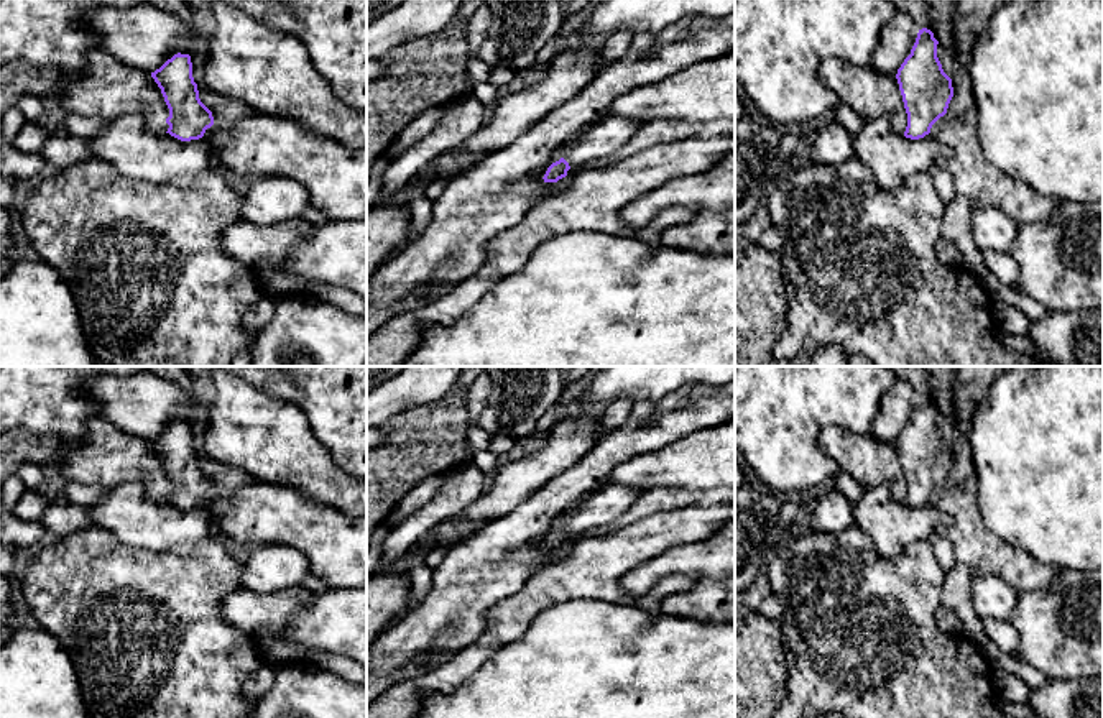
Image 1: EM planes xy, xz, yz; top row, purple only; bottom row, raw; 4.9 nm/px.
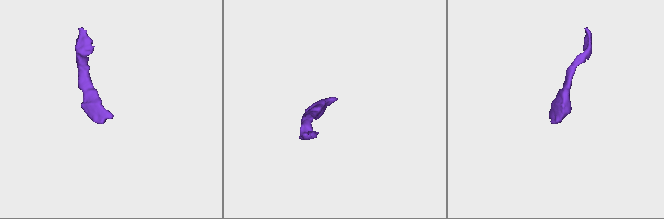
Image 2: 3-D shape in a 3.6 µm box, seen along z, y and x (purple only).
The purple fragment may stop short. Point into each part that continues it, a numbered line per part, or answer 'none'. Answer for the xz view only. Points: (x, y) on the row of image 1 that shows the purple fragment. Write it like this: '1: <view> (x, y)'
1: xz (605, 138)

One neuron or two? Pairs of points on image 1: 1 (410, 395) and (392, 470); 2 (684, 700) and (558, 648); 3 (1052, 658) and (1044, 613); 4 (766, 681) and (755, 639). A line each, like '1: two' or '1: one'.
1: two
2: one
3: one
4: one

